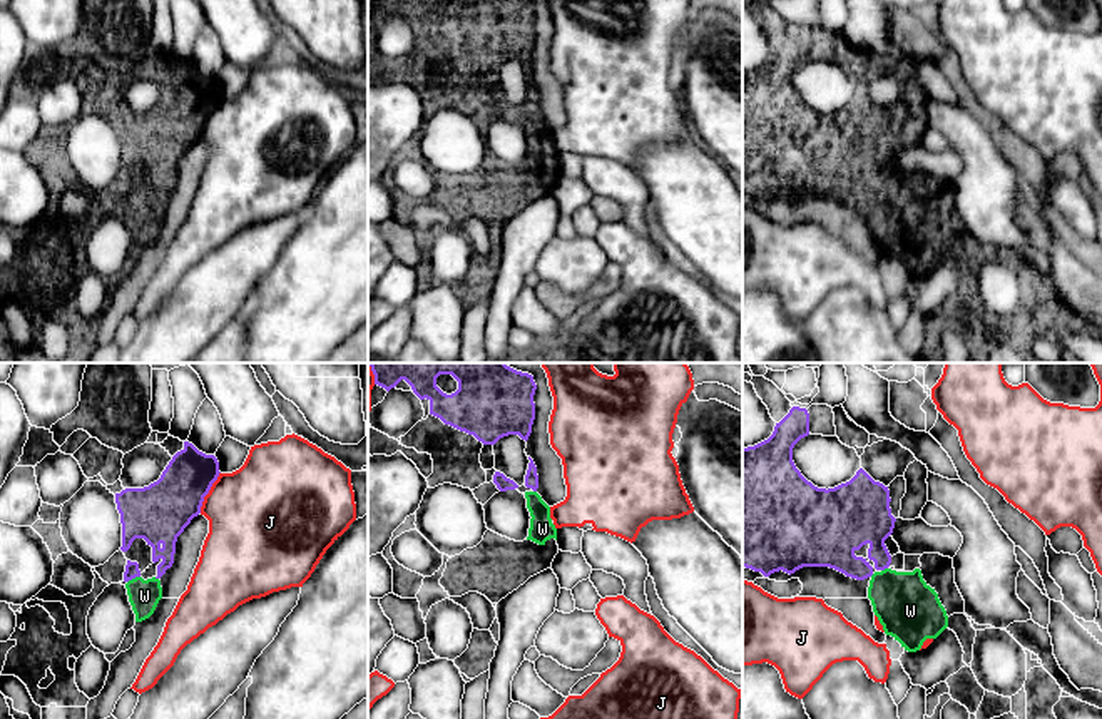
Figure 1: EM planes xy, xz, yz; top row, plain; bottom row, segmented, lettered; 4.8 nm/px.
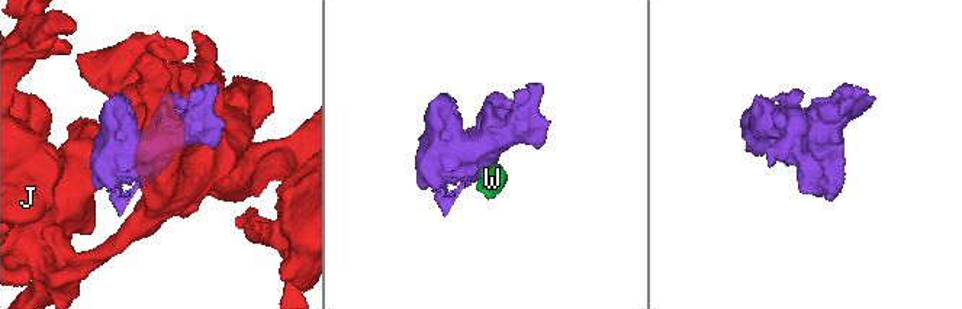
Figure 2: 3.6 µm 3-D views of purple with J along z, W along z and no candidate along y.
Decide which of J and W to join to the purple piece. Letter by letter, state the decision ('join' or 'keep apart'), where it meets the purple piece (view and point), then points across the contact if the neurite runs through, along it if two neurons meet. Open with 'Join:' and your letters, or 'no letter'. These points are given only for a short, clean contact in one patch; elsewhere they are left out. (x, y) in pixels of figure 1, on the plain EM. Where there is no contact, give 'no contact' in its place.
Join: W
J: keep apart; contact xy (208, 117)
W: join; contact xy (132, 203); way xy (132, 196), (132, 203), (144, 221)

